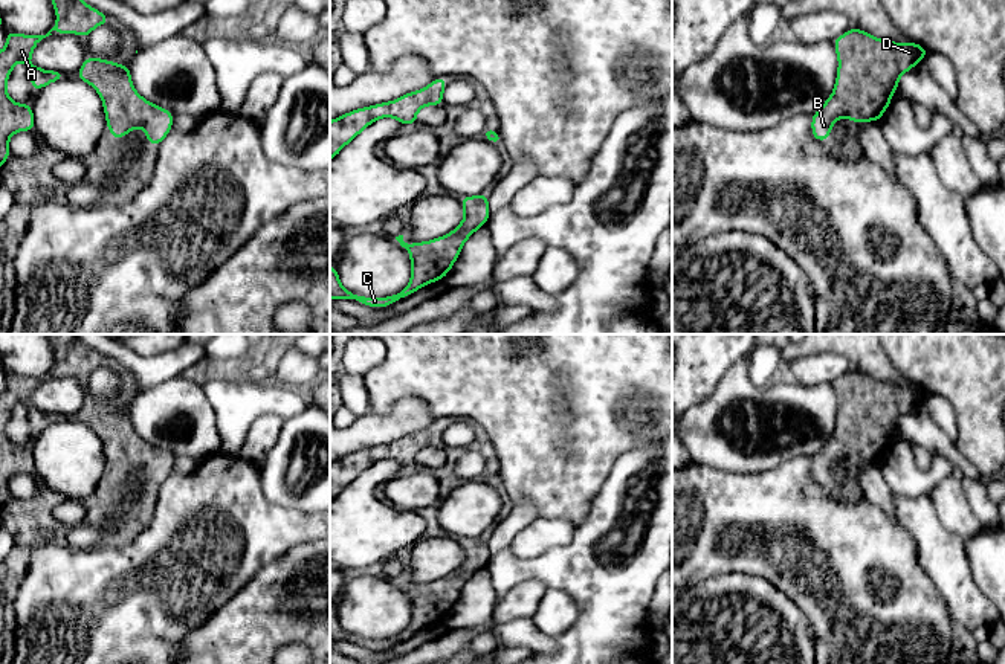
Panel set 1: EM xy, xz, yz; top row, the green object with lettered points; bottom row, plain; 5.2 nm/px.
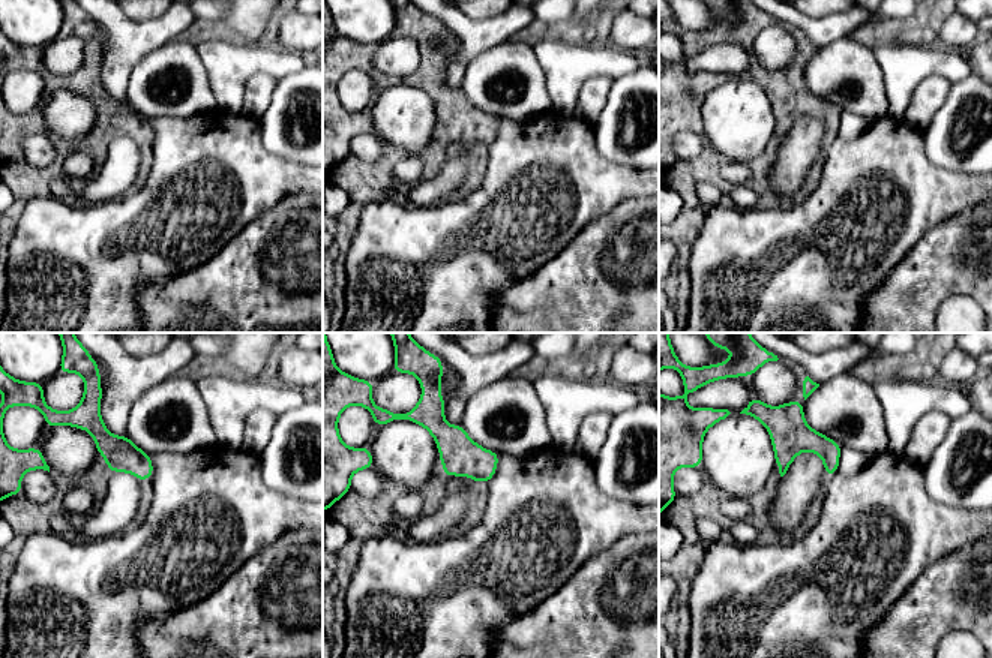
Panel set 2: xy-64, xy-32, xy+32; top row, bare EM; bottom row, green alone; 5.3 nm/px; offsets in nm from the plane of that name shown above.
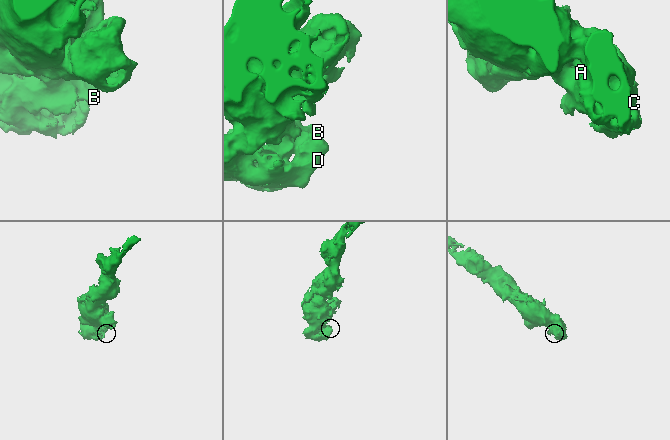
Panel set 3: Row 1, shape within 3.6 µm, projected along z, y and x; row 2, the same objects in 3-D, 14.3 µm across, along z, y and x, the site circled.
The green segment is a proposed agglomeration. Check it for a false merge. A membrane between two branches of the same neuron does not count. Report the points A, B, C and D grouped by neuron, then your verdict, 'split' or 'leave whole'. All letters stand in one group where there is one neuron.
groups A B C D; leave whole

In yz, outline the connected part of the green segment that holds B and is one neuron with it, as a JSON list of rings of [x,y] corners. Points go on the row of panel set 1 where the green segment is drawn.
[[[851,27],[832,40],[839,58],[832,95],[811,114],[811,133],[819,143],[840,118],[880,122],[898,90],[898,79],[930,53],[921,44],[895,43]]]

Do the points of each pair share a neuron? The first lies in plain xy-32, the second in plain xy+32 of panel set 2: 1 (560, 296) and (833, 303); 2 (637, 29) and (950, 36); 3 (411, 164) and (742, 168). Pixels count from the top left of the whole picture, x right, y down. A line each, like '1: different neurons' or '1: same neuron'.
1: different neurons
2: same neuron
3: same neuron

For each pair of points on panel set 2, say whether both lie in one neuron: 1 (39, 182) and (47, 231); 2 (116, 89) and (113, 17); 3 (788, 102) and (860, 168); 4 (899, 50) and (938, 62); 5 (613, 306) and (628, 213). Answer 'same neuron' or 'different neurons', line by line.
1: different neurons
2: same neuron
3: different neurons
4: same neuron
5: same neuron

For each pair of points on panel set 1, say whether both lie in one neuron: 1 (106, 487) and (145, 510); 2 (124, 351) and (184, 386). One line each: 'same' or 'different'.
1: same
2: different

